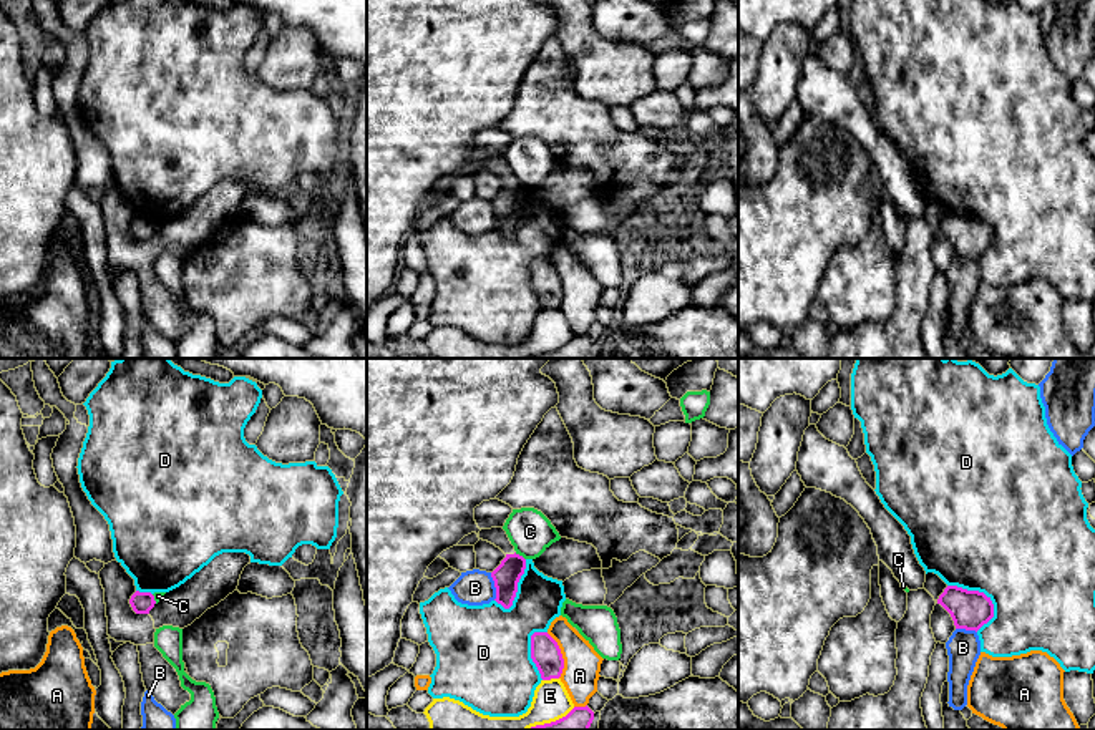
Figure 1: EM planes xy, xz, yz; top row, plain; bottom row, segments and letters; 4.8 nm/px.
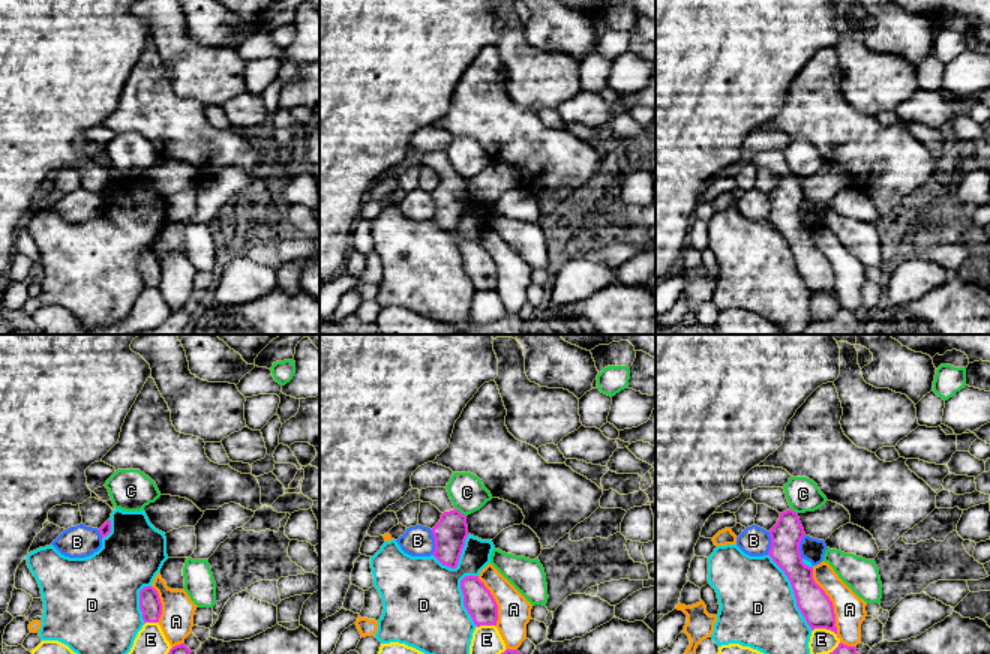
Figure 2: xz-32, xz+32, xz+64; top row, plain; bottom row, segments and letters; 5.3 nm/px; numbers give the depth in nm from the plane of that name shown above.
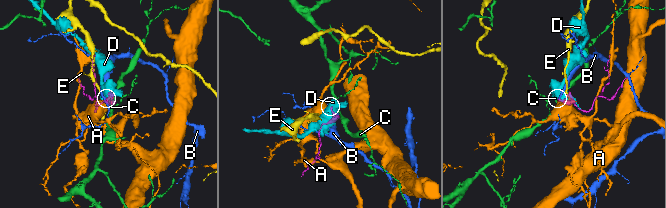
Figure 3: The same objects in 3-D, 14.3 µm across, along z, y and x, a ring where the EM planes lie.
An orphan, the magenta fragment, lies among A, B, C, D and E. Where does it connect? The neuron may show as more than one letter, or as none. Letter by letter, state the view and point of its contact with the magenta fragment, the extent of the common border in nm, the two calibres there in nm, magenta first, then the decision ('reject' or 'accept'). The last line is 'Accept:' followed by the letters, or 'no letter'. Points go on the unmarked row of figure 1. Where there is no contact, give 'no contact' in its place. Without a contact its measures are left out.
A: contact xz (561, 284); length 240 nm; calibres 140 and 180 nm; reject
B: contact xz (495, 214); length 140 nm; calibres 130 and 180 nm; reject
C: contact xz (518, 183); length 70 nm; calibres 130 and 220 nm; reject
D: contact yz (978, 219); length 280 nm; calibres 190 and 500 nm; reject
E: contact xz (549, 307); length 80 nm; calibres 140 and 180 nm; reject
Accept: no letter

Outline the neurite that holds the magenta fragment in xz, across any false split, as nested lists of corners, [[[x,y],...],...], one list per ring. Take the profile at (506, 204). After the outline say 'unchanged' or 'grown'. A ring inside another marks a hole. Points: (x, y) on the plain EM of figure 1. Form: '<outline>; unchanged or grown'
[[[503,156],[481,158],[479,168],[499,176],[506,186],[491,201],[496,216],[496,231],[504,237],[513,234],[518,221],[518,211],[526,197],[526,187],[514,179],[506,159]]]; grown

